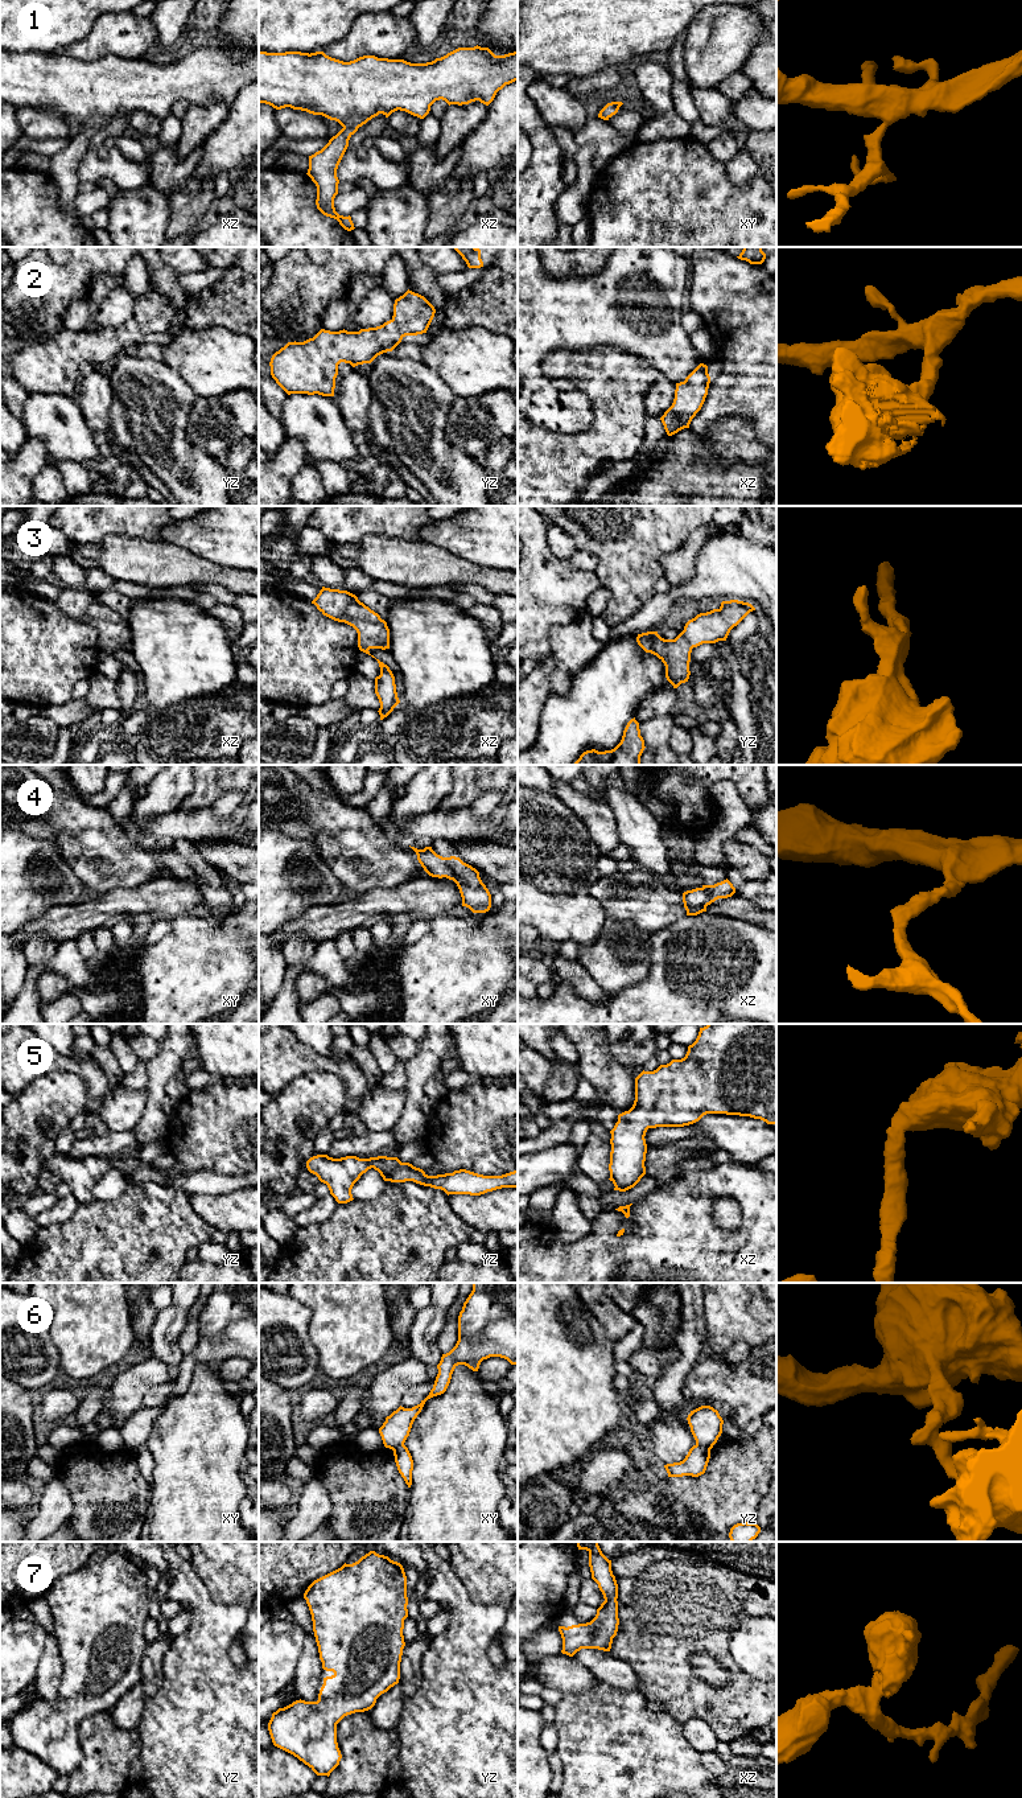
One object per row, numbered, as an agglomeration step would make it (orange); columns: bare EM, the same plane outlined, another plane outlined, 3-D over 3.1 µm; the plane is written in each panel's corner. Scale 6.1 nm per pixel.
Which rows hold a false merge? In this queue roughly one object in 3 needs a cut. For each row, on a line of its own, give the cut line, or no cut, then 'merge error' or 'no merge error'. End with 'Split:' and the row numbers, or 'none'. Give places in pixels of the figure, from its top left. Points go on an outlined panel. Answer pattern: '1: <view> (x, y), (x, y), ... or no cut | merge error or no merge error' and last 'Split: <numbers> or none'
1: no cut | no merge error
2: no cut | no merge error
3: no cut | no merge error
4: no cut | no merge error
5: no cut | no merge error
6: yz (696, 1443), (711, 1448) | merge error
7: no cut | no merge error
Split: 6

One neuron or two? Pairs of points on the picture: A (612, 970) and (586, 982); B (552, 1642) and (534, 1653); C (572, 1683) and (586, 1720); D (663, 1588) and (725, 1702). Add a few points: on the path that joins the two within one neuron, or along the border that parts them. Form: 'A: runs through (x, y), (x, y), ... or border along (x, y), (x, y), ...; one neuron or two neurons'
A: border along (576, 959), (605, 994); two neurons
B: runs through (548, 1642), (544, 1642), (538, 1649); one neuron
C: border along (598, 1682), (579, 1694), (564, 1694); two neurons
D: runs through (663, 1621), (663, 1657), (692, 1686); one neuron

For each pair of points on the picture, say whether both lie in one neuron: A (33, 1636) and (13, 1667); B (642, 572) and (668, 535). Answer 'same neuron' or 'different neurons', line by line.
A: same neuron
B: same neuron

